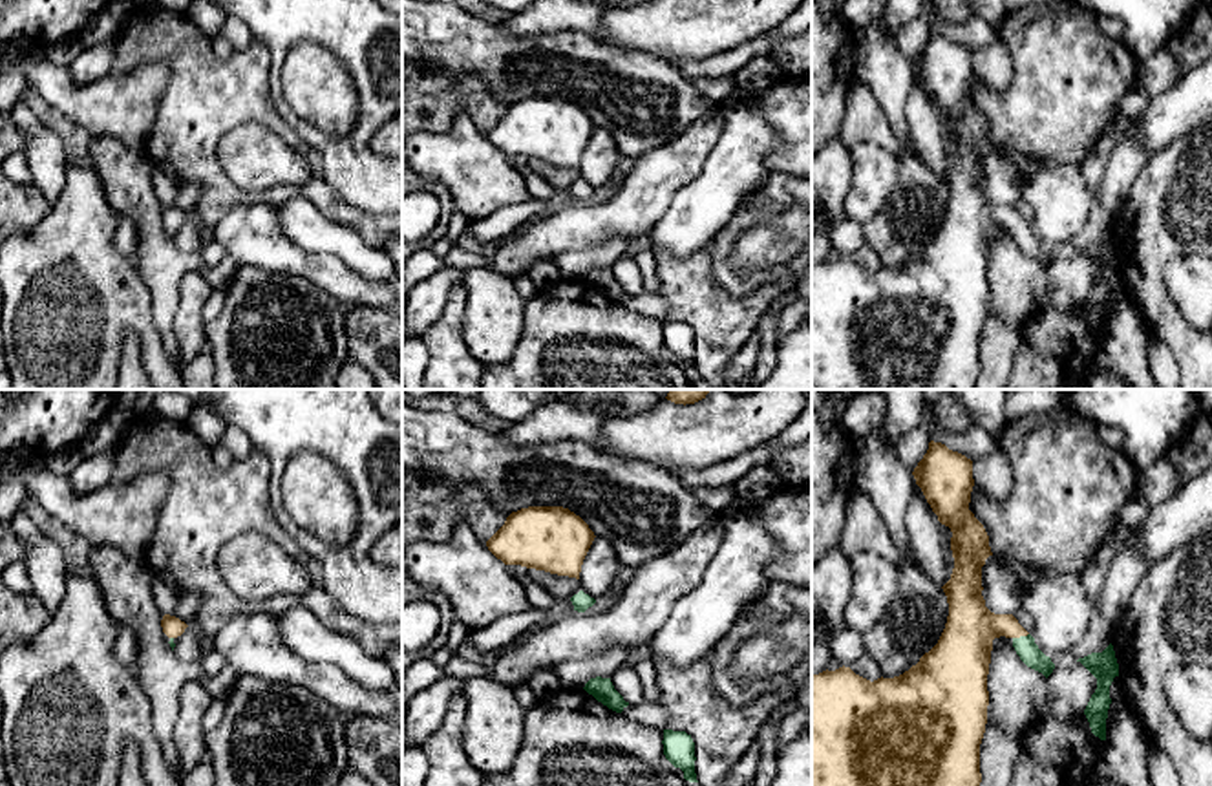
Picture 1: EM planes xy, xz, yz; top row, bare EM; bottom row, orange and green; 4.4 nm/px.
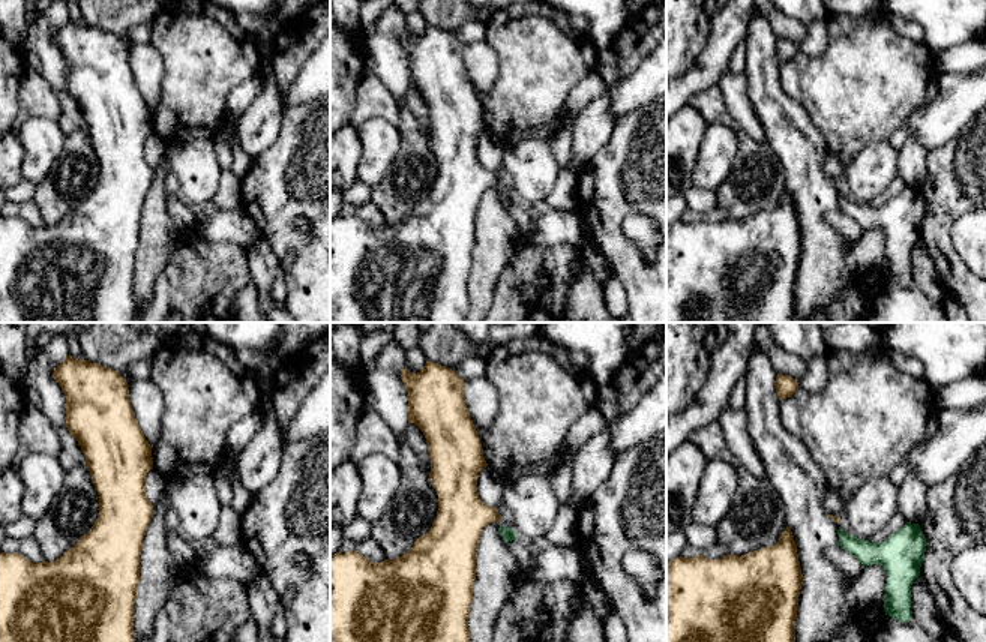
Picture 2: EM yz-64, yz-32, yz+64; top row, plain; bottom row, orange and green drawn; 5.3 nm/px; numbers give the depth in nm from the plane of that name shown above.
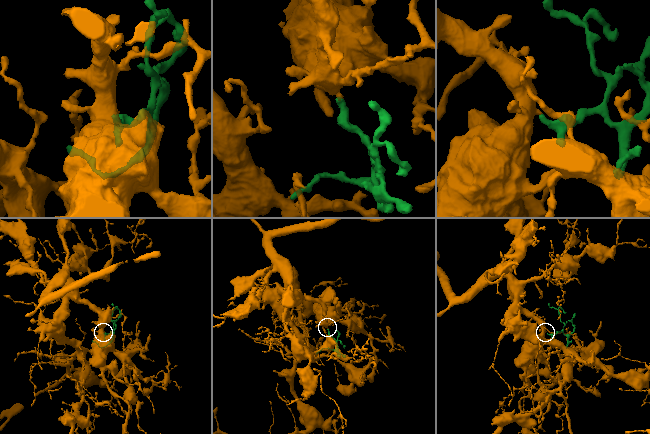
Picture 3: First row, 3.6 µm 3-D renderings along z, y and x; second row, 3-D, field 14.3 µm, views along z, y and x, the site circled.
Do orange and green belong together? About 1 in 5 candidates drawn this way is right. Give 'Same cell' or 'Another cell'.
Same cell

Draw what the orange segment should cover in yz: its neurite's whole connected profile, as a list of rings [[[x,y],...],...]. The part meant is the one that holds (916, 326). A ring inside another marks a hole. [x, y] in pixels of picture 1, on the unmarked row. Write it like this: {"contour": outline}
{"contour": [[[930,31],[912,66],[938,112],[952,122],[954,159],[941,177],[949,194],[947,214],[938,234],[899,267],[870,272],[845,256],[812,265],[812,389],[974,389],[982,373],[980,335],[987,314],[993,230],[1011,228],[1020,250],[1046,269],[1055,260],[1051,249],[1038,239],[1035,228],[1013,205],[994,205],[985,197],[982,157],[993,143],[983,115],[969,101],[974,77],[973,51]]]}

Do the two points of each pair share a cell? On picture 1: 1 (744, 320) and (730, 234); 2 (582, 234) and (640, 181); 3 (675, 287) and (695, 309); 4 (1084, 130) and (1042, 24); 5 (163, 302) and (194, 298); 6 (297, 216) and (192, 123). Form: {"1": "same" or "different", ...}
{"1": "different", "2": "same", "3": "same", "4": "same", "5": "different", "6": "different"}

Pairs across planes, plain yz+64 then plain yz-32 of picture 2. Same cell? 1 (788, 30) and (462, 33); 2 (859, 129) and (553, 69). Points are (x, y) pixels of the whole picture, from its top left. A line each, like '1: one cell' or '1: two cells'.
1: one cell
2: one cell

